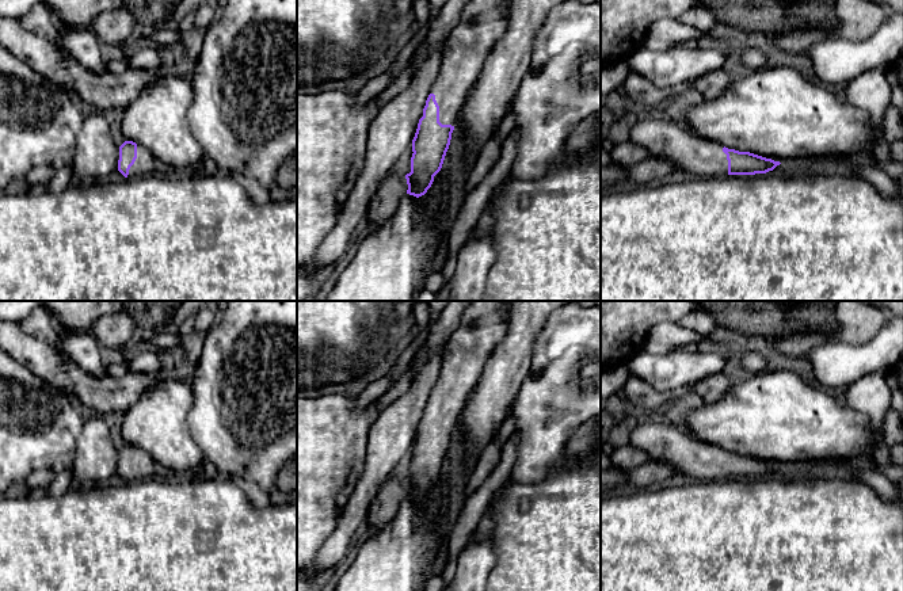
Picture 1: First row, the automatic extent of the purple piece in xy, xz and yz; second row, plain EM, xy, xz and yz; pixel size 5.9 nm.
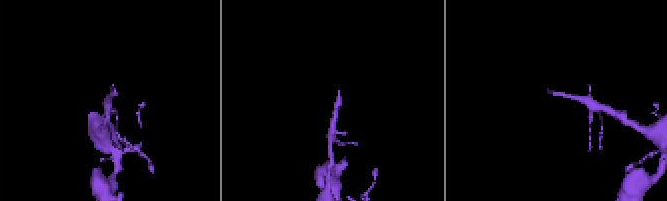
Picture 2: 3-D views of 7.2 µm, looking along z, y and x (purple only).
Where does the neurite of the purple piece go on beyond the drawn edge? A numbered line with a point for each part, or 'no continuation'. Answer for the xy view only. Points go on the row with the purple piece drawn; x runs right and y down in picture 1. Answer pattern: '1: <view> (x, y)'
1: xy (145, 163)

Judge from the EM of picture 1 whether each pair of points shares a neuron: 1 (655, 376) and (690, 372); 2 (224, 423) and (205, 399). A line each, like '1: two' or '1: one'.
1: one
2: one

